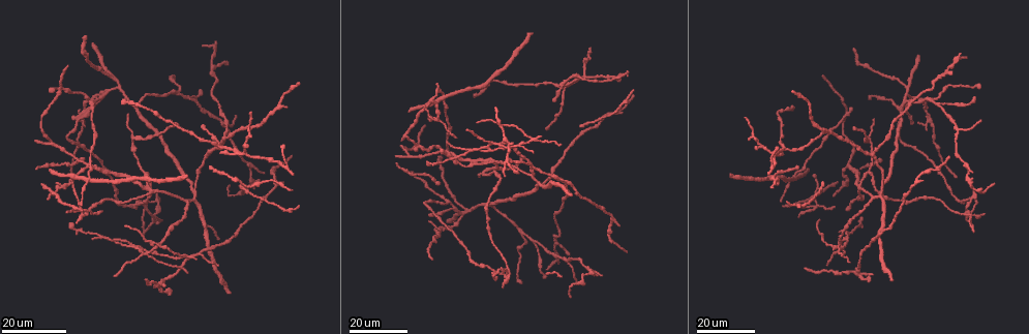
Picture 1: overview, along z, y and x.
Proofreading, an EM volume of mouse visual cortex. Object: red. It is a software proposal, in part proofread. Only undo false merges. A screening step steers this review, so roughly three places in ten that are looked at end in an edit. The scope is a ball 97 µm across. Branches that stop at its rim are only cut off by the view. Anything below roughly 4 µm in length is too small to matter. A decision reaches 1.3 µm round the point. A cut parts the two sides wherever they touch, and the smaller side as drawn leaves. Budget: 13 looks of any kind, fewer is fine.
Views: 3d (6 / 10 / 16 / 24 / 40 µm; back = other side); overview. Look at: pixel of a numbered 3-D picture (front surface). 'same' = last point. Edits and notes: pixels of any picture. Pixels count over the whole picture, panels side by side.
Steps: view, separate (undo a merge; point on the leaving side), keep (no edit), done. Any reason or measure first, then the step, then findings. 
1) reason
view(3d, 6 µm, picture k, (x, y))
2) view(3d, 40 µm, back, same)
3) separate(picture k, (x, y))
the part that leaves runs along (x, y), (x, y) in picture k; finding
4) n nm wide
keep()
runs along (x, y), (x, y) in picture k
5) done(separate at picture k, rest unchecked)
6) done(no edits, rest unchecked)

a fork
view(3d, 24 µm, picture 1, (483, 171))

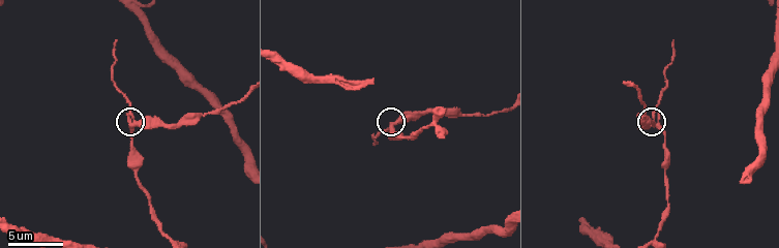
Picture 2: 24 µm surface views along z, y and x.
closer look
view(3d, 6 µm, picture 2, (654, 121))

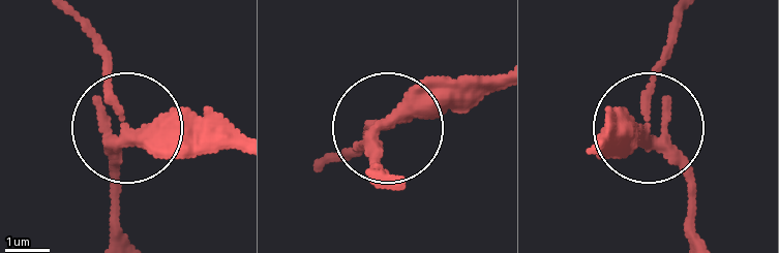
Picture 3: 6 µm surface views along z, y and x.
side arm 9 µm
keep()
runs along (118, 232), (126, 121), (103, 43), (78, 14) in picture 3; one neuron here

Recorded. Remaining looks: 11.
small branch off a trunk
view(3d, 24 µm, picture 1, (501, 161))

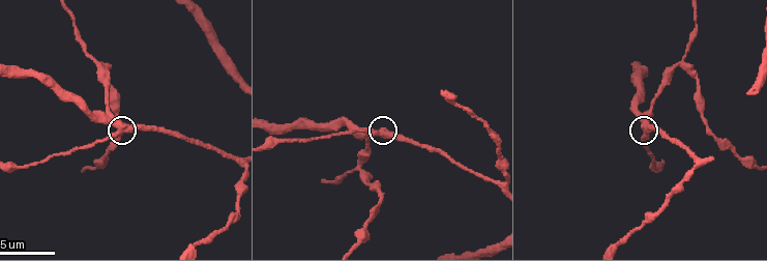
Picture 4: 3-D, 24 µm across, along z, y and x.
view(3d, 6 µm, picture 4, (380, 132))

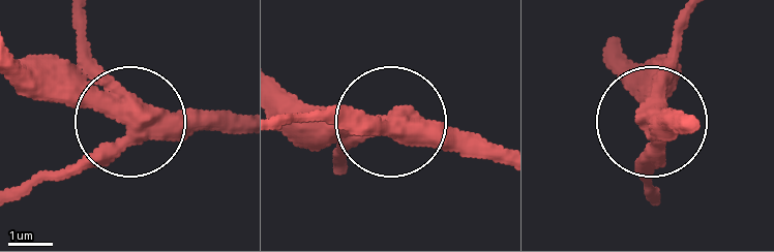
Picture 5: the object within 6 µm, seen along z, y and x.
view(3d, 6 µm, back, picture 5, (390, 121))

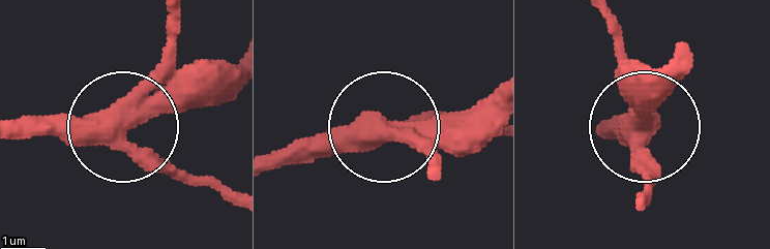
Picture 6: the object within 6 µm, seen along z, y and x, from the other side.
3 arms
keep()
runs along (15, 135), (122, 131), (223, 197) in picture 6; one neuron here

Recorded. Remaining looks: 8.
three arms meet
view(3d, 16 µm, picture 1, (437, 230))

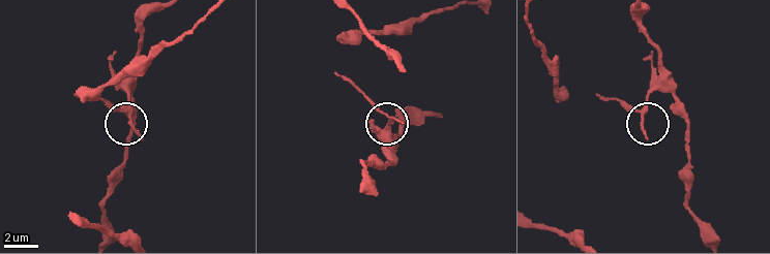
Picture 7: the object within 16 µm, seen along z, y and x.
view(3d, 10 µm, picture 7, (641, 111))

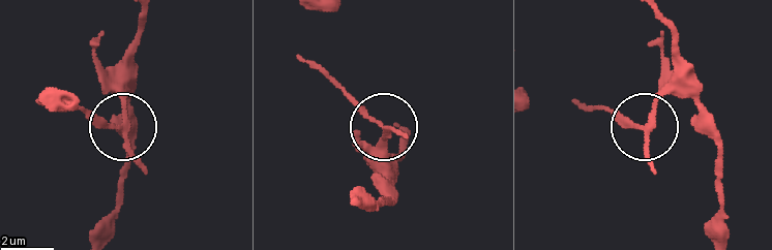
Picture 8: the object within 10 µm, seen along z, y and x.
3 arms
keep()
runs along (405, 131), (401, 154), (385, 156), (379, 122), (327, 71) in picture 8; all the same neuron

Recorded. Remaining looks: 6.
calibre changes
view(3d, 24 µm, picture 1, (88, 180))

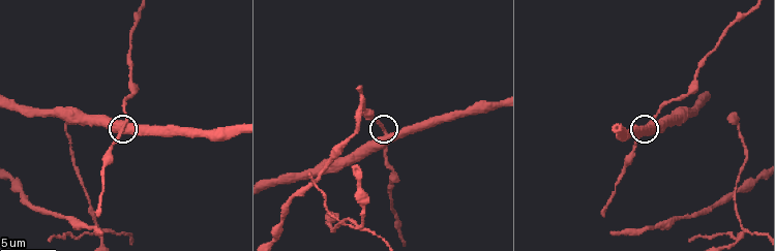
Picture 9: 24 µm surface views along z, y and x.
view(3d, 6 µm, picture 9, (120, 131))

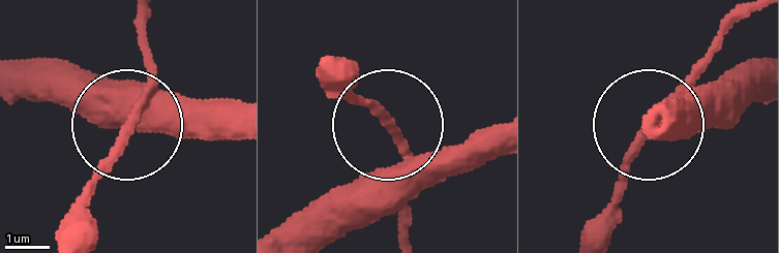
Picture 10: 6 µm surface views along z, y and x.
260 nm wide
keep()
runs along (69, 229), (136, 119), (158, 107), (236, 107) in picture 10; continuous, no second neuron

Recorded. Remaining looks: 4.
view(3d, 24 µm, picture 1, (455, 209))

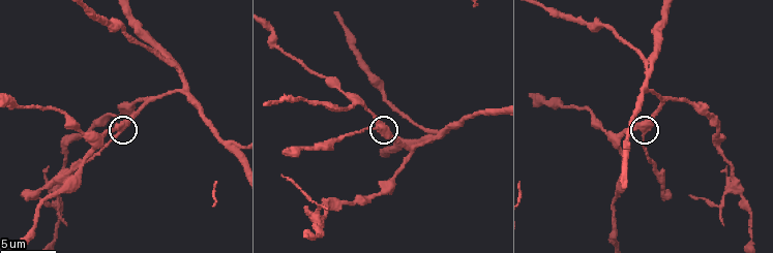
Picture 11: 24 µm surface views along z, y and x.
view(3d, 6 µm, picture 11, (377, 125))

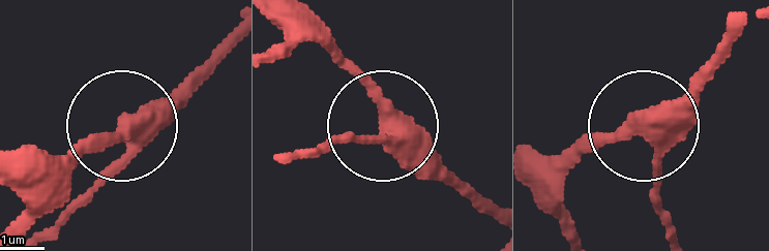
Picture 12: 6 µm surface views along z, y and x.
side arm 12 µm
keep()
runs along (493, 214), (385, 129), (307, 148) in picture 12; one neuron here

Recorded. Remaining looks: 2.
three-way junction
view(3d, 16 µm, picture 1, (960, 128))

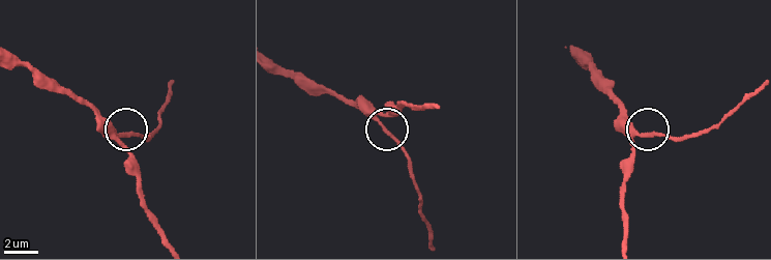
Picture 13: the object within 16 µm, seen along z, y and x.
closer look
view(3d, 10 µm, picture 13, (640, 135))

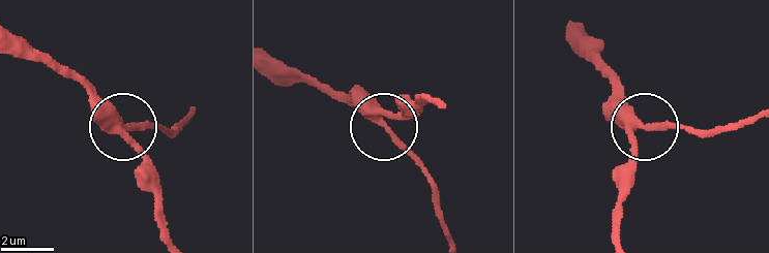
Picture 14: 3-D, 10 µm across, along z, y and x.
side arm 10 µm
keep()
runs along (572, 24), (638, 122), (696, 128) in picture 14; all the same neuron

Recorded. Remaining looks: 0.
done(no edits, rest unchecked)

